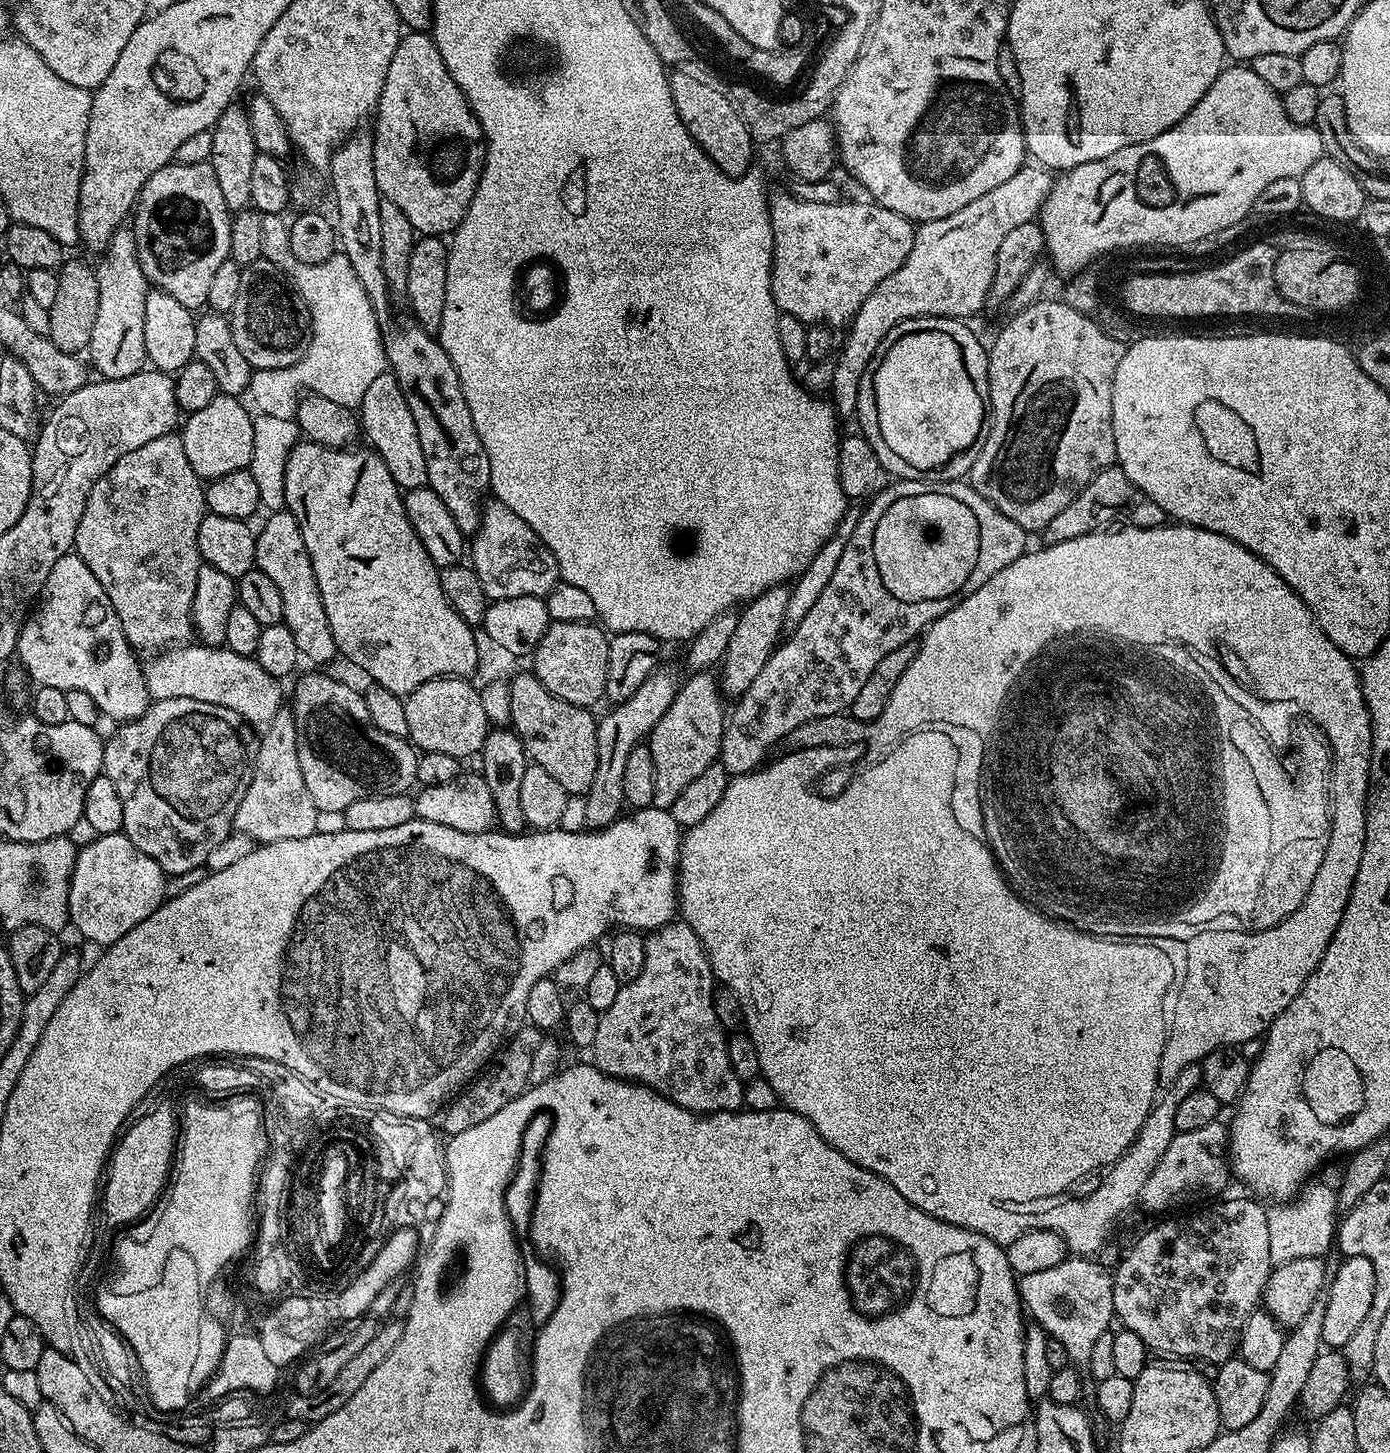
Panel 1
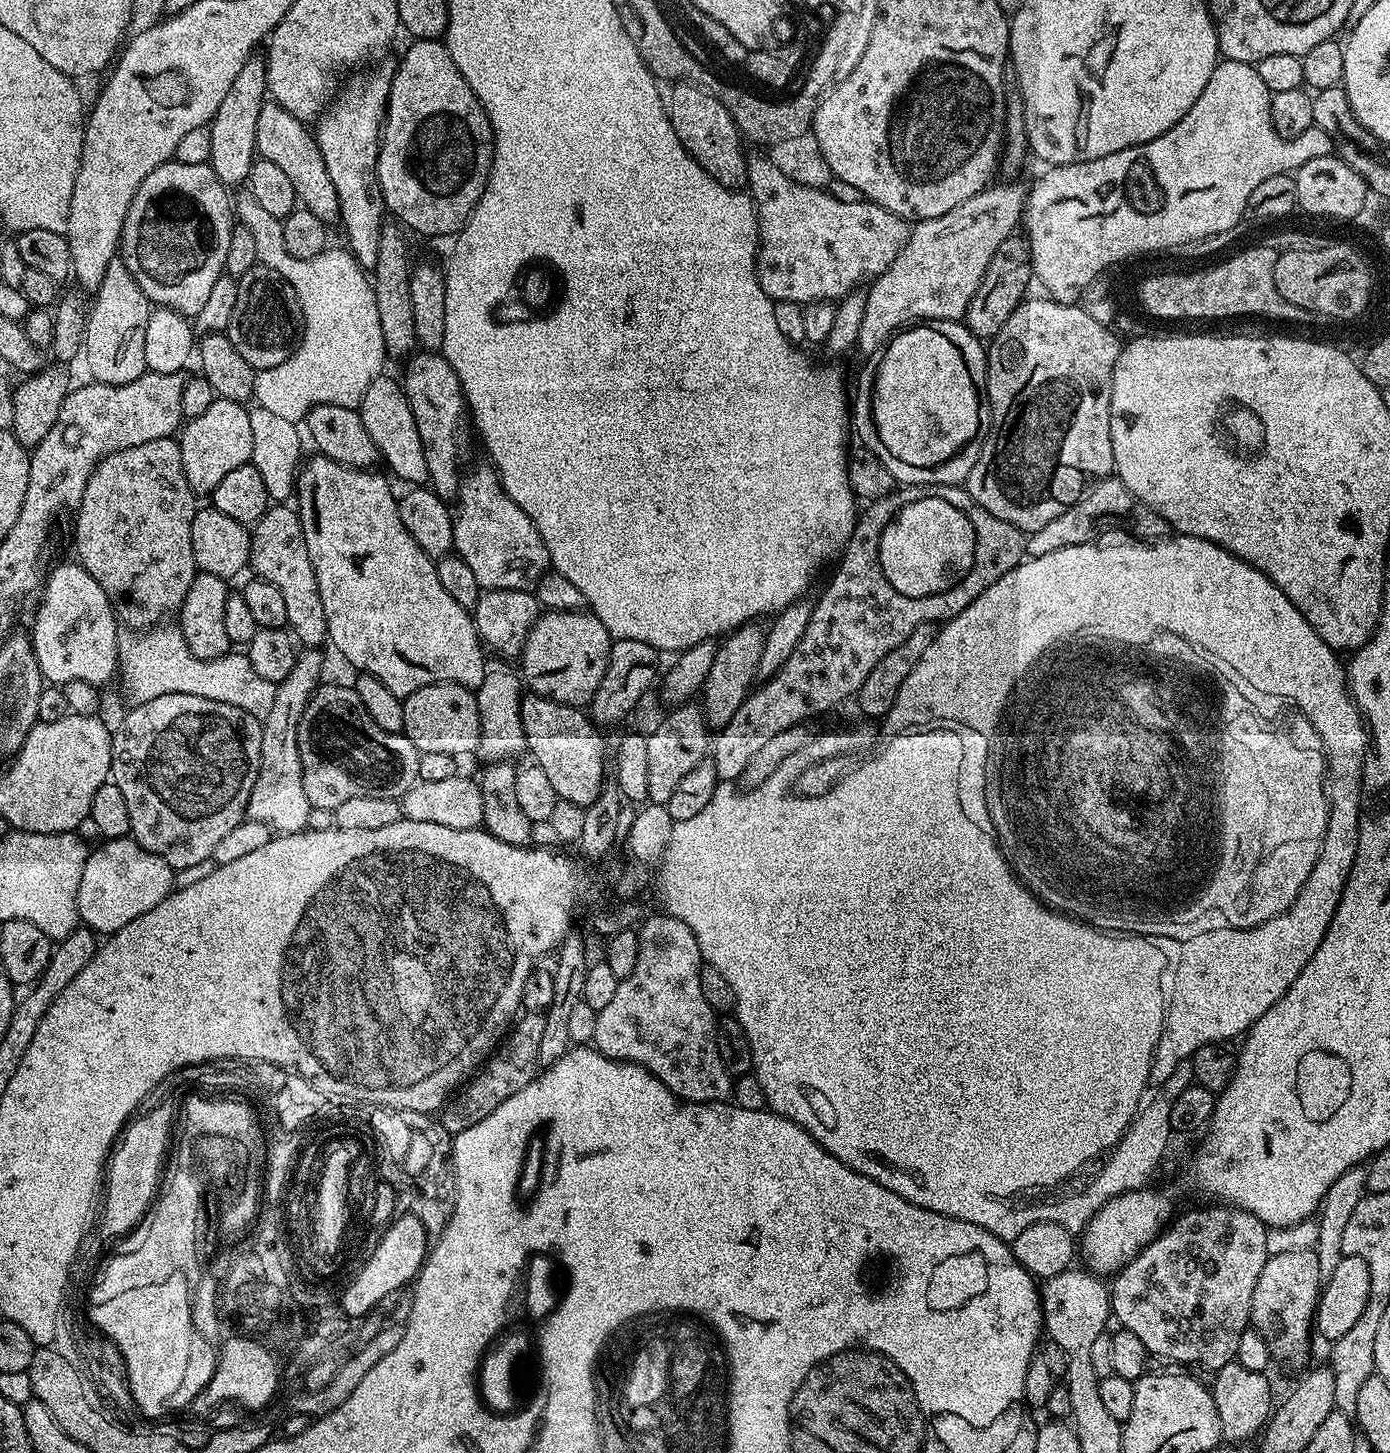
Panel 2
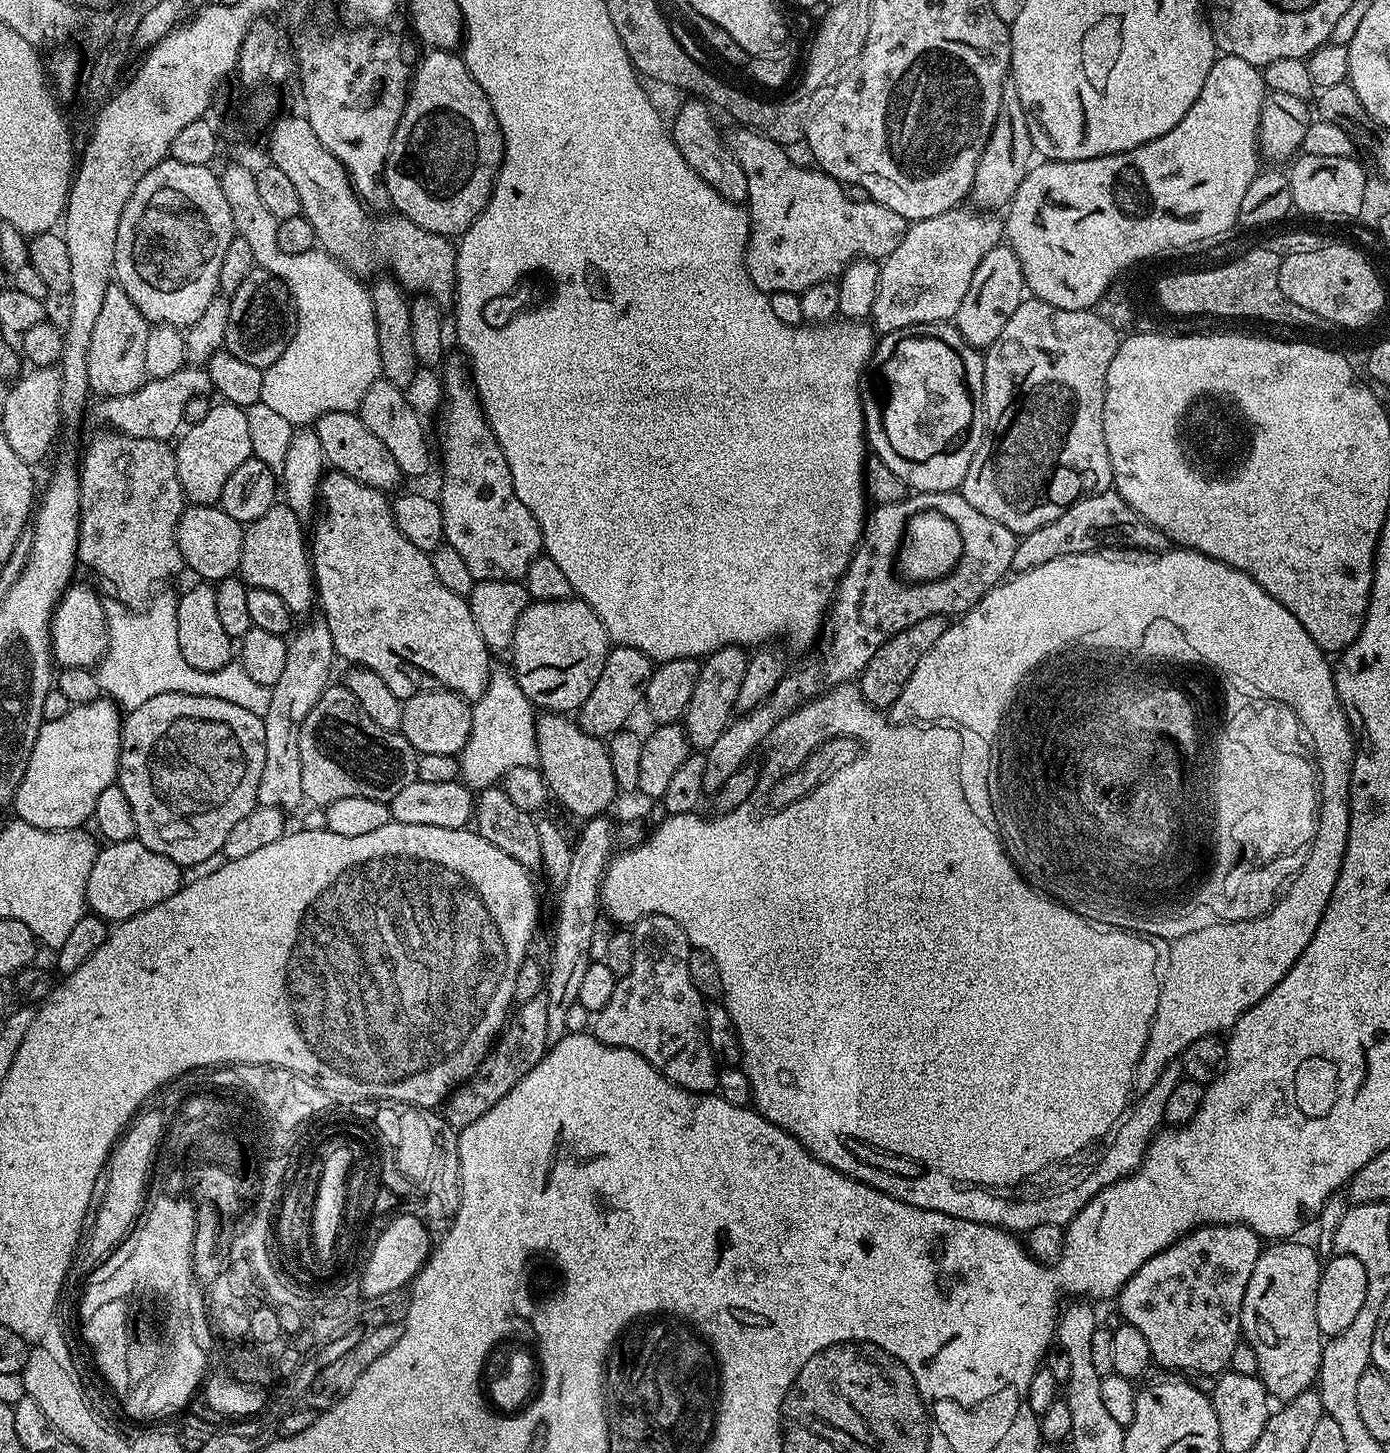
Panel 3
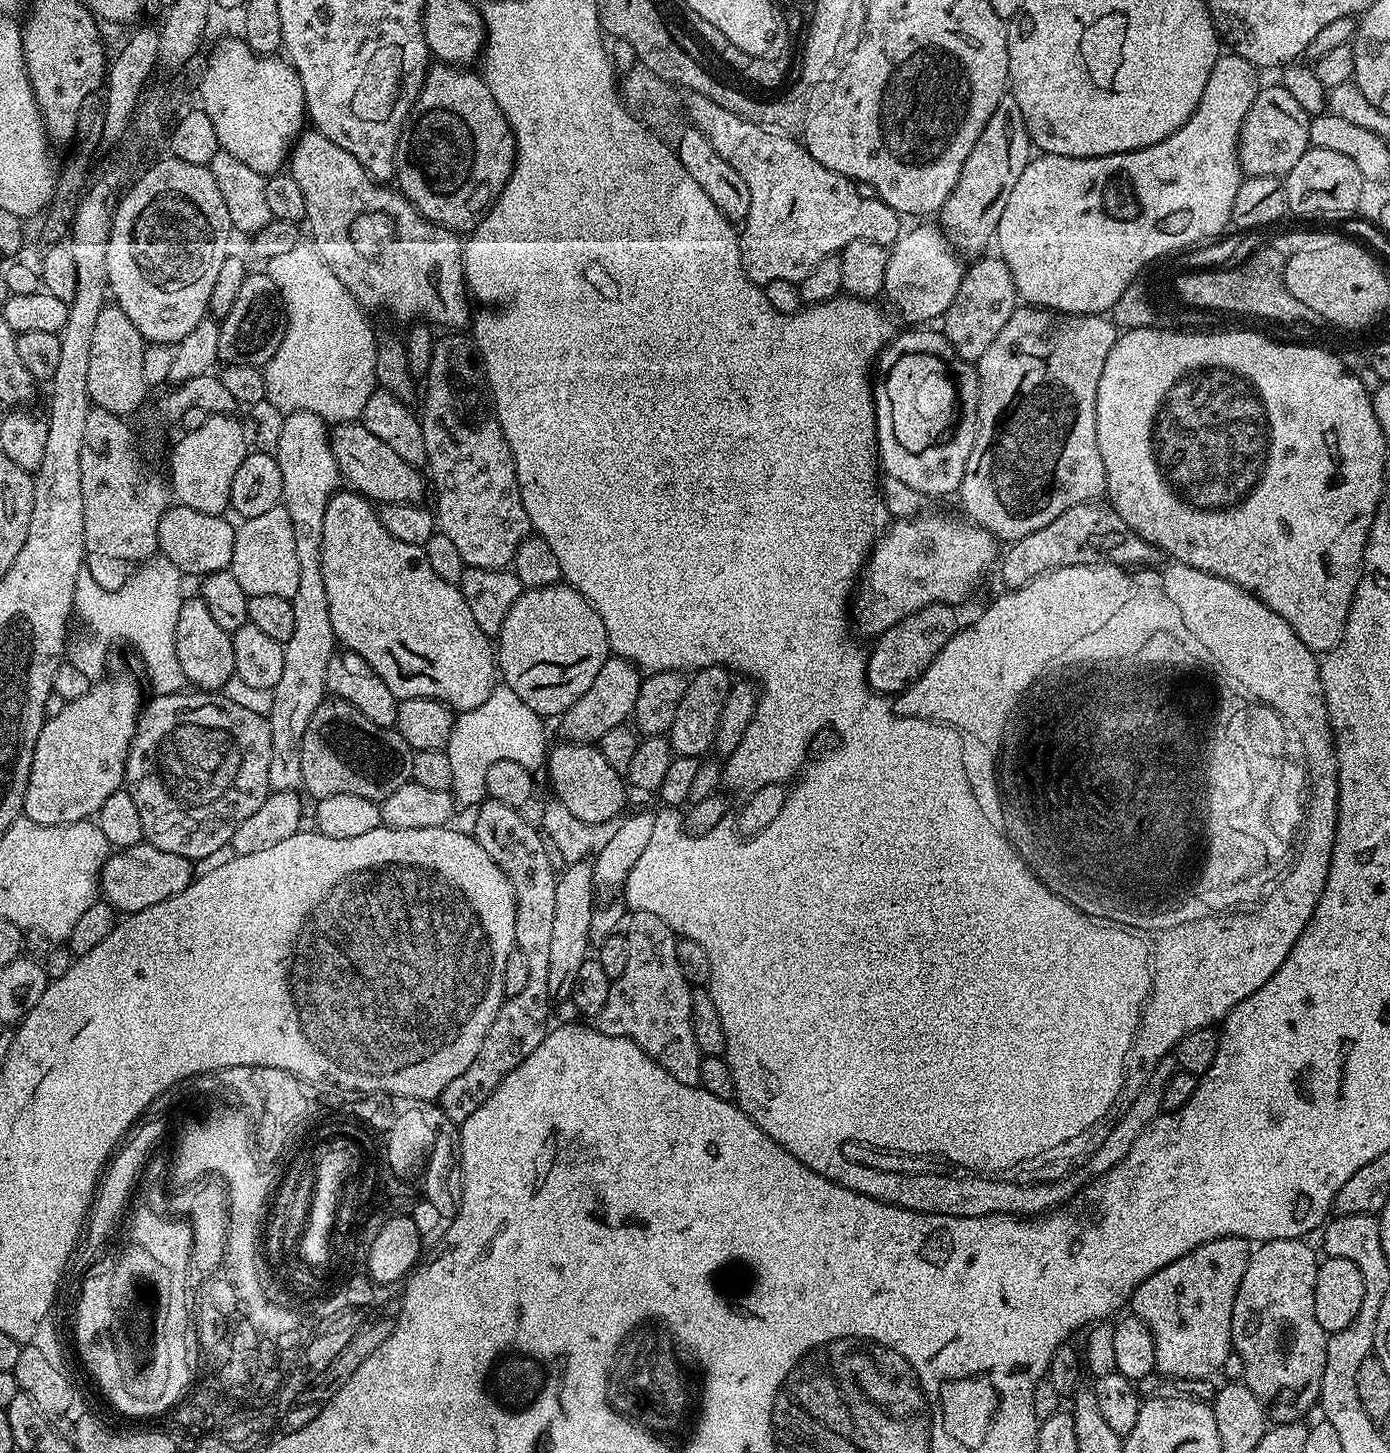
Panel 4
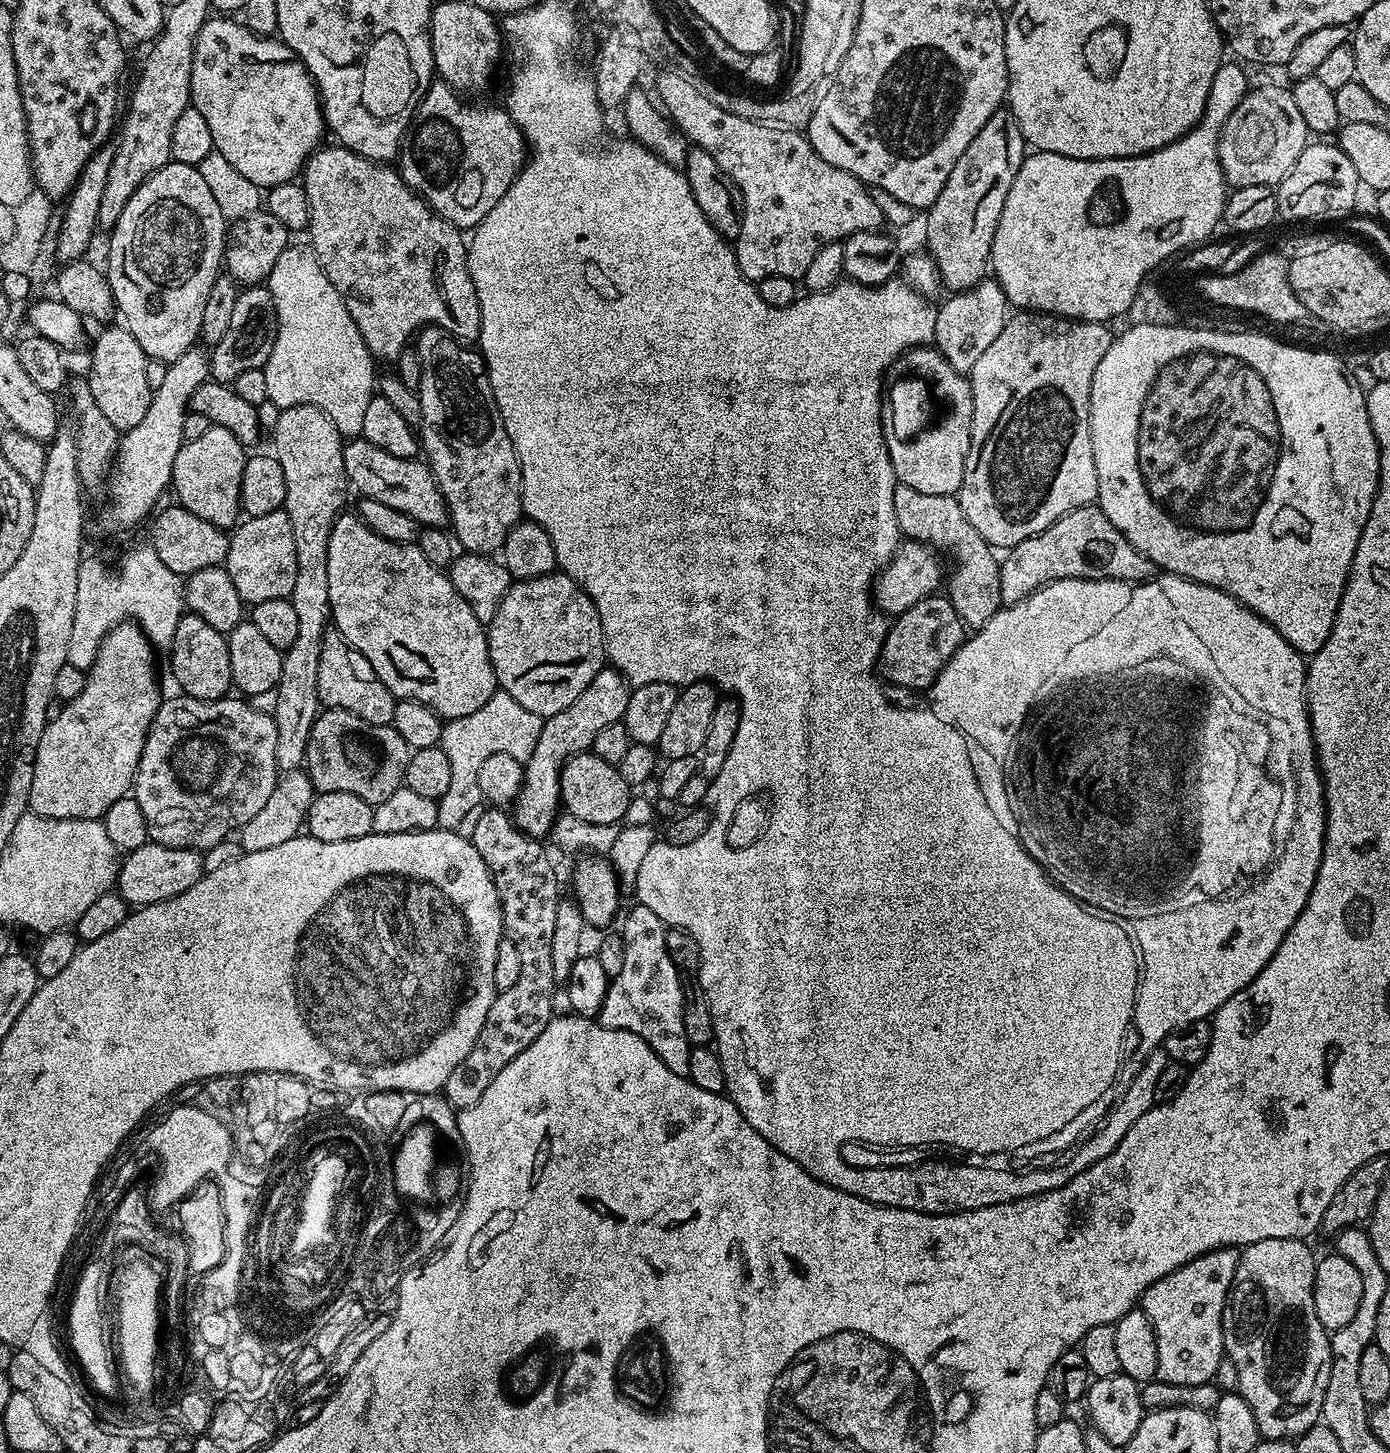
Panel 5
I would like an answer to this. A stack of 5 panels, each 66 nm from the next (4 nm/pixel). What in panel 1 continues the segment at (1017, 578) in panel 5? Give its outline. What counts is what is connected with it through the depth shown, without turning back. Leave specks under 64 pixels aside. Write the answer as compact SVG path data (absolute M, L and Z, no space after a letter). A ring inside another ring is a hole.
M1118 466L1101 468L1092 481L1084 487L1048 525L1042 529L1043 543L1045 545L1057 544L1058 542L1070 542L1070 538L1082 538L1086 534L1097 531L1112 515L1116 508L1132 508L1131 527L1134 528L1161 528L1166 523L1166 517L1162 506L1158 506L1156 500L1150 499Z

